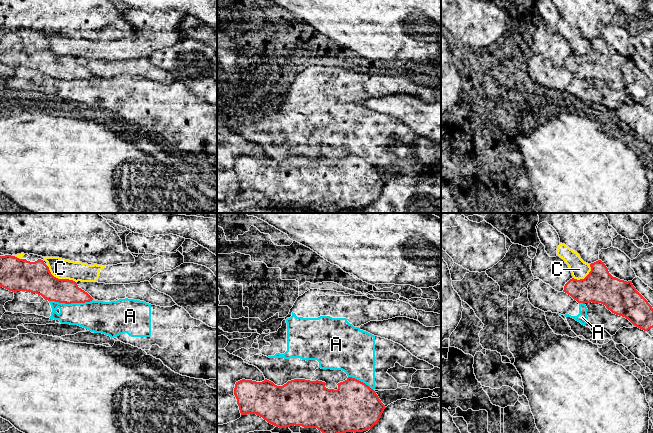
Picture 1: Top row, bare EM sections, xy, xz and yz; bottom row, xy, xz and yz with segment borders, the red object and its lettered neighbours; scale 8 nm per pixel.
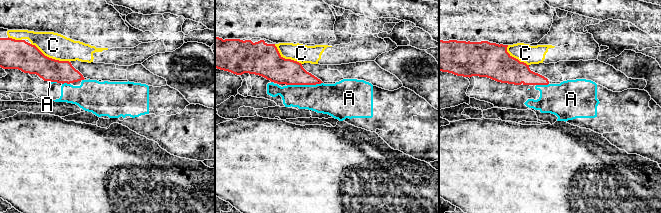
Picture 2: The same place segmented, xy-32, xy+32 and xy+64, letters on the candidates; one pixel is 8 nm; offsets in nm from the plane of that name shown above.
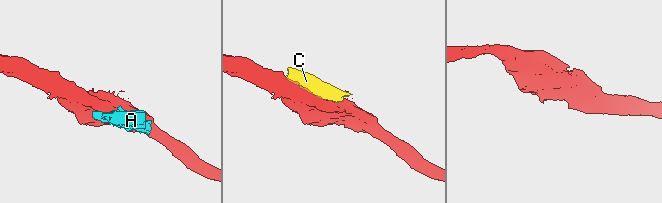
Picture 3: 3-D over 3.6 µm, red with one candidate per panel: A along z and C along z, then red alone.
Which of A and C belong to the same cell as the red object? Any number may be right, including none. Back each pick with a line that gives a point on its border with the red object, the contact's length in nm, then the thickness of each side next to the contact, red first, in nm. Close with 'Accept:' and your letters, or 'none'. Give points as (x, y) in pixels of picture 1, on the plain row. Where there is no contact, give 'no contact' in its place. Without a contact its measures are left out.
Accept: none

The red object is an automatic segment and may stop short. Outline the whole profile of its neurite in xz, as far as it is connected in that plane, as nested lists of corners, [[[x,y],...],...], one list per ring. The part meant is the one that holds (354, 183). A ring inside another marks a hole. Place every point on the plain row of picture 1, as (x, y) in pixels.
[[[348,153],[338,159],[337,166],[328,165],[325,161],[322,157],[305,155],[294,155],[283,162],[267,155],[262,158],[242,155],[236,158],[234,171],[241,191],[256,190],[279,204],[293,201],[317,204],[325,213],[369,206],[386,184],[373,165],[355,154]]]

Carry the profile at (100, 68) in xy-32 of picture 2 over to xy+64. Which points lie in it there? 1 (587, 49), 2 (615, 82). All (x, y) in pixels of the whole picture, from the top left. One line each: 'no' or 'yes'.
1: no
2: yes

